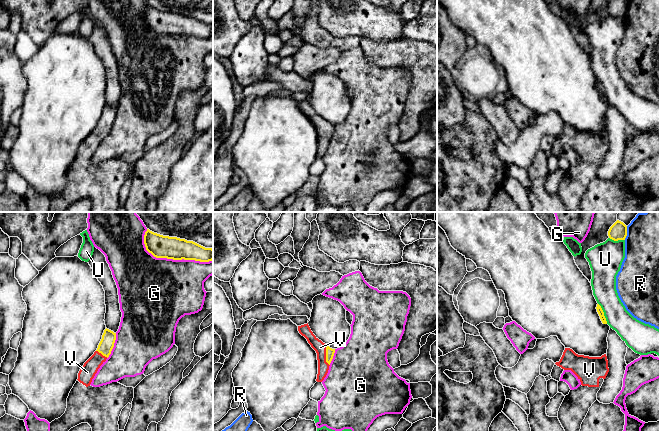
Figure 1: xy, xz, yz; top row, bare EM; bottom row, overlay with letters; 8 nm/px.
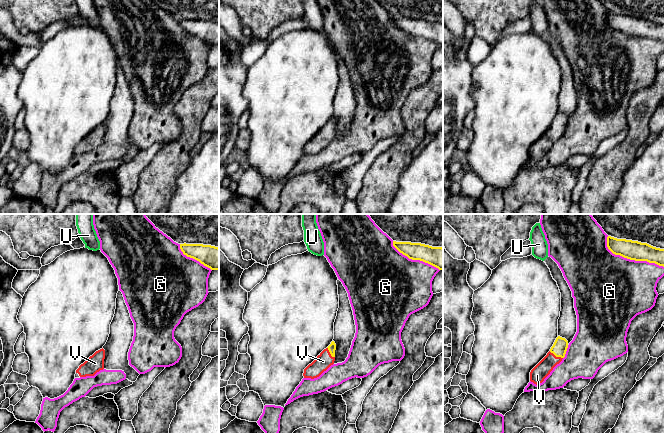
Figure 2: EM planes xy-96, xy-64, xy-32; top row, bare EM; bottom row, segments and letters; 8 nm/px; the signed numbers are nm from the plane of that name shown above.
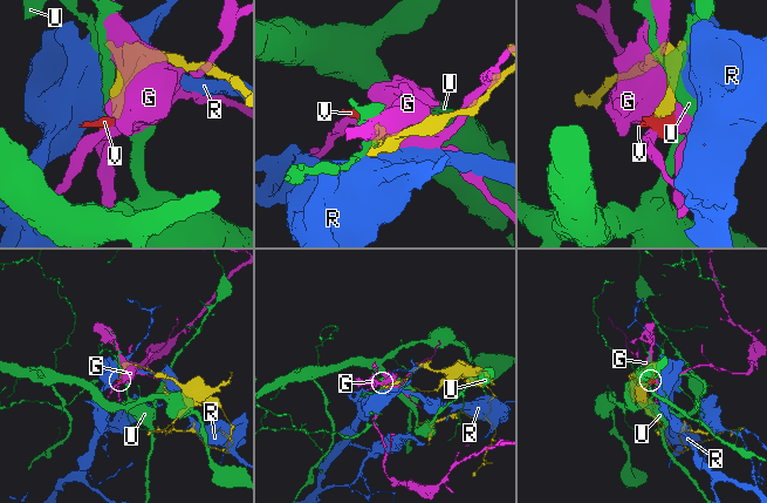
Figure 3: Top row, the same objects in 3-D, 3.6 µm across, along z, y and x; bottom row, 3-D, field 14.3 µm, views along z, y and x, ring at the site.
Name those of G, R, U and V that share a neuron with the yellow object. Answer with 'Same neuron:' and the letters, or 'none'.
Same neuron: V

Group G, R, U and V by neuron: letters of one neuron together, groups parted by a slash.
G / R / U / V

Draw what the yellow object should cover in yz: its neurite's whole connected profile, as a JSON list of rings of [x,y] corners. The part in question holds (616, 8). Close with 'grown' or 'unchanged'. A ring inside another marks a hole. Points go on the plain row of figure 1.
[[[613,0],[608,7],[608,12],[614,17],[625,16],[627,12],[627,2],[625,0]]] | unchanged

